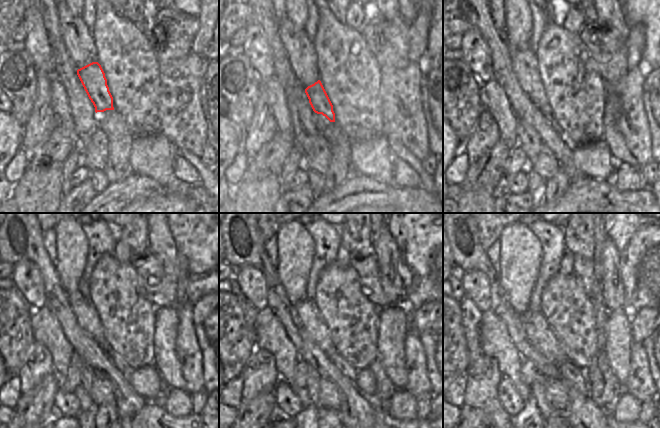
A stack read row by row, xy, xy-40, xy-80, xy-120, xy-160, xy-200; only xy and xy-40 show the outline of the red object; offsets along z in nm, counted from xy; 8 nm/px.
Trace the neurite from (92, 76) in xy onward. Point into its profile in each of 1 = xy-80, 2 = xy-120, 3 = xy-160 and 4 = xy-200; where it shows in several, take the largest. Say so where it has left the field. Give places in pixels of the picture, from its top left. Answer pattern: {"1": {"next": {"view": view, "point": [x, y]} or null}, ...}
{"1": {"next": {"view": "xy-80", "point": [548, 112]}}, "2": {"next": {"view": "xy-120", "point": [113, 356]}}, "3": {"next": {"view": "xy-160", "point": [343, 366]}}, "4": {"next": {"view": "xy-200", "point": [575, 377]}}}

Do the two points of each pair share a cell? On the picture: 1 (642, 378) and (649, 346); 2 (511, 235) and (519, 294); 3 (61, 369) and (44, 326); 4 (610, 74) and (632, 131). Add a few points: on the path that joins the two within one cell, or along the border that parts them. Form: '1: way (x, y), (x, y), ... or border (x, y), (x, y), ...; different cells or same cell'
1: border (641, 343), (648, 359), (649, 371); different cells
2: way (518, 250), (518, 279); same cell
3: way (61, 358), (61, 350), (52, 337); same cell
4: border (629, 70), (617, 81), (609, 84); different cells

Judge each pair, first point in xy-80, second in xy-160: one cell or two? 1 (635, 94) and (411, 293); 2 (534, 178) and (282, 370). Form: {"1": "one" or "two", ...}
{"1": "two", "2": "one"}

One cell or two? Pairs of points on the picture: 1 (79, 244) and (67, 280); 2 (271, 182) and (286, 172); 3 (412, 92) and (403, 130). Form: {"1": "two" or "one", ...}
{"1": "one", "2": "two", "3": "one"}

